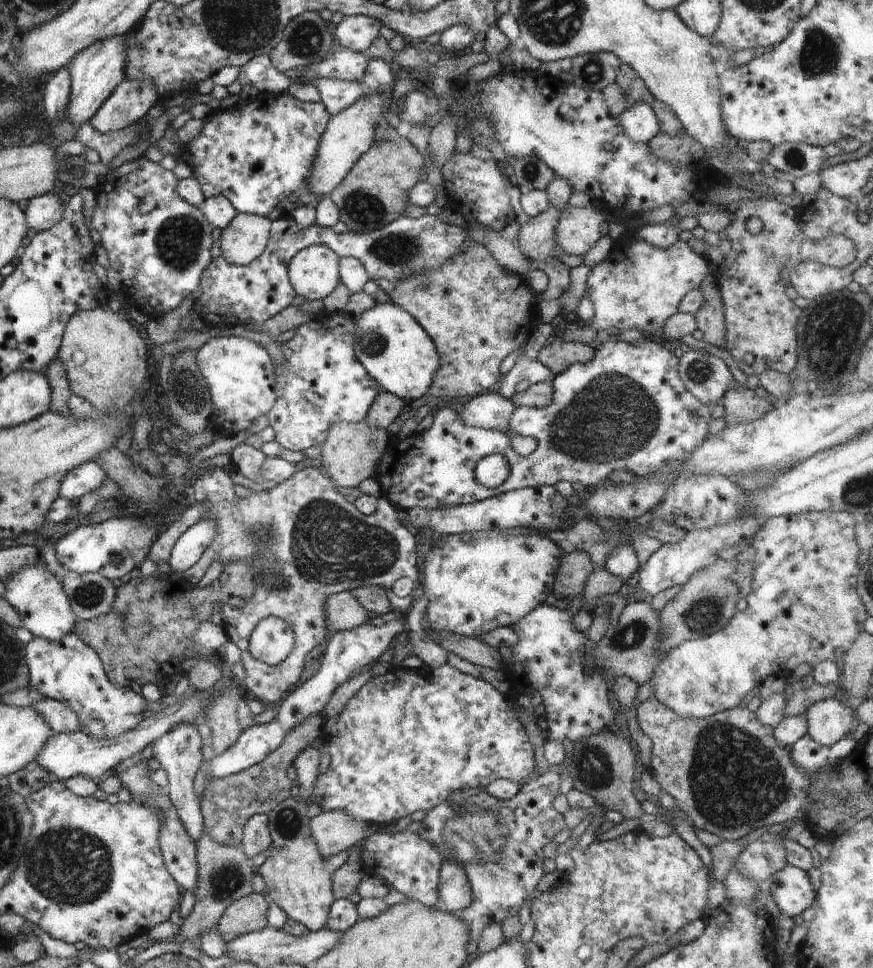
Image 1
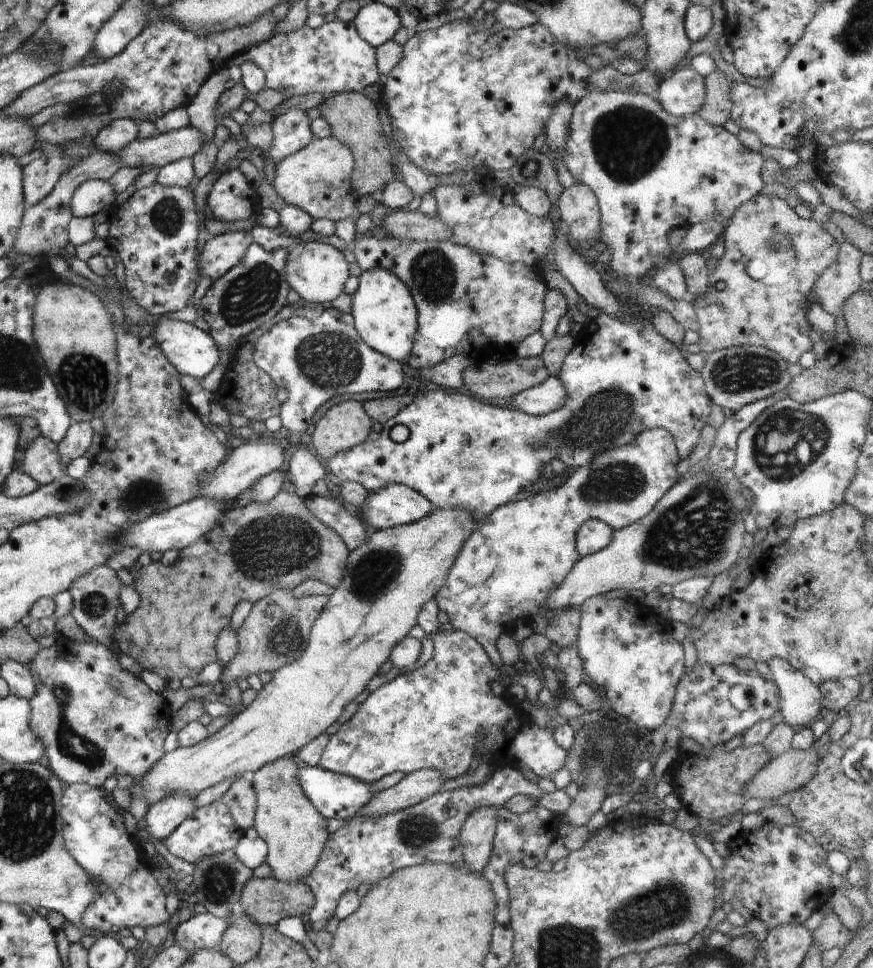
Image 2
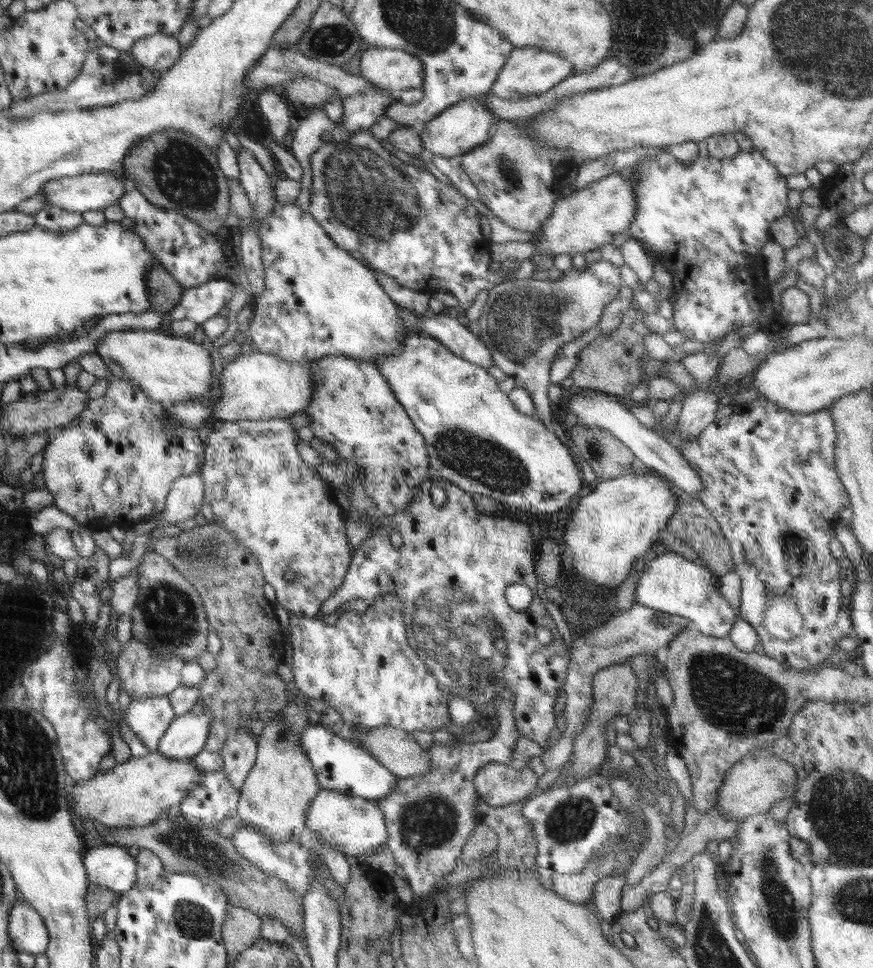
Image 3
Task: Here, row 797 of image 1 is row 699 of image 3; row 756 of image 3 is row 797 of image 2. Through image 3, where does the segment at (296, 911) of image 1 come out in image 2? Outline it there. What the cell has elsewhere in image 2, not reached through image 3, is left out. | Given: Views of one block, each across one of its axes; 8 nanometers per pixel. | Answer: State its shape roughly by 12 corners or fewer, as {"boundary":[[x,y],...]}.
{"boundary":[[296,757],[250,775],[274,878],[301,882],[329,835]]}

